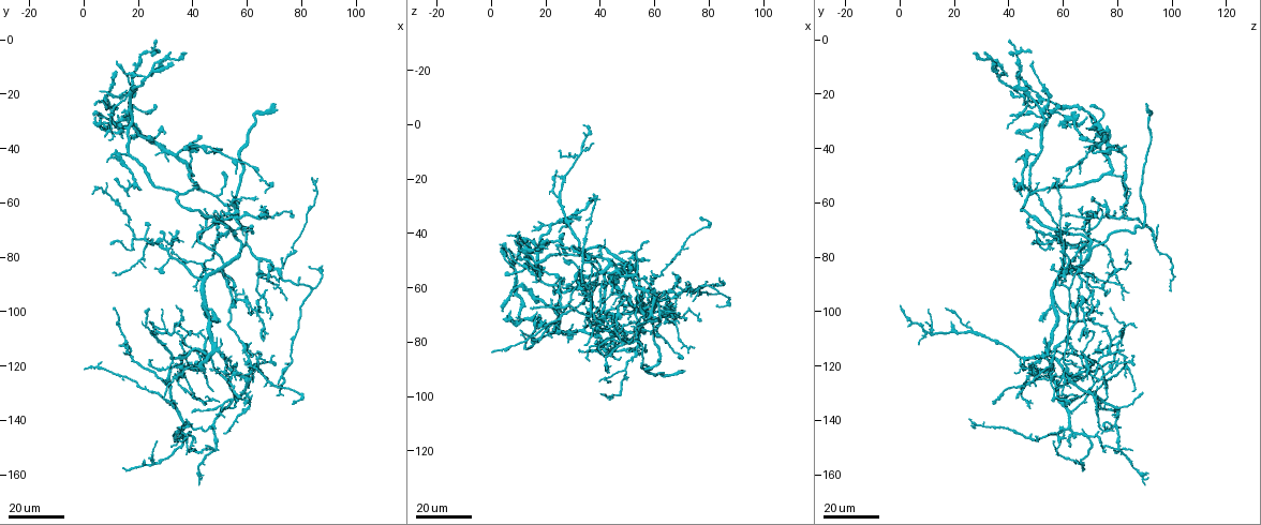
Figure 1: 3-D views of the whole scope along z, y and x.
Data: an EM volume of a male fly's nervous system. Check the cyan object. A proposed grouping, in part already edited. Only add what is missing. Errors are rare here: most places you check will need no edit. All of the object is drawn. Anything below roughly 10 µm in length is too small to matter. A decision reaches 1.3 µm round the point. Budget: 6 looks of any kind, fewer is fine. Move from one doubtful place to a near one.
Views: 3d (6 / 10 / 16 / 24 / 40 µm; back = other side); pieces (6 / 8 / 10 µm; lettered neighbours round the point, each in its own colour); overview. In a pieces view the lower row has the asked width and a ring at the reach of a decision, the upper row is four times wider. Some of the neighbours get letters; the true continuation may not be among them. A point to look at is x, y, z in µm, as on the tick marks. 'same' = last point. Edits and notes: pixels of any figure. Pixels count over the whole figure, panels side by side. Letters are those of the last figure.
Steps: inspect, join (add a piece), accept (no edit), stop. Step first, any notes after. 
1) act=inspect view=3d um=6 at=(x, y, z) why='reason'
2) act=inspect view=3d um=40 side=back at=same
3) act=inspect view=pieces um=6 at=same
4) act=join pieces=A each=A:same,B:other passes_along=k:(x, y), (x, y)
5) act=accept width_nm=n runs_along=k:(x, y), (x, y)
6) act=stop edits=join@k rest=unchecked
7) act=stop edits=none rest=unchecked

act=inspect view=3d um=16 at=(66, 57, 54) why='an open end'

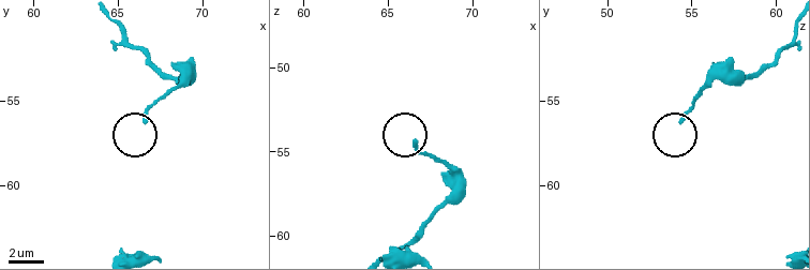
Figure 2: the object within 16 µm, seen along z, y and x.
act=inspect view=pieces um=10 at=(66.5, 56.2, 54.5)

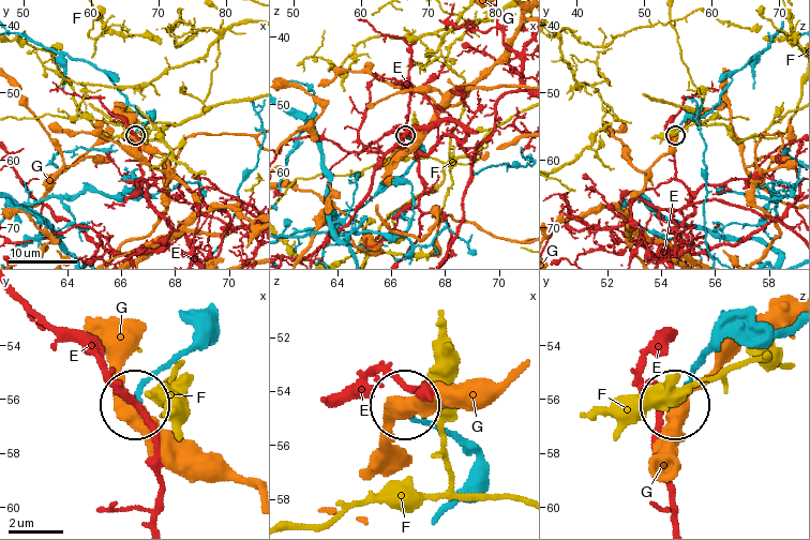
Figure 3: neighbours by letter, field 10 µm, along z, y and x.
act=accept each=E:other,F:other,G:other found='none of them fits'

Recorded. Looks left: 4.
act=inspect view=3d um=24 at=(51, 40, 80) why='branch stops here'

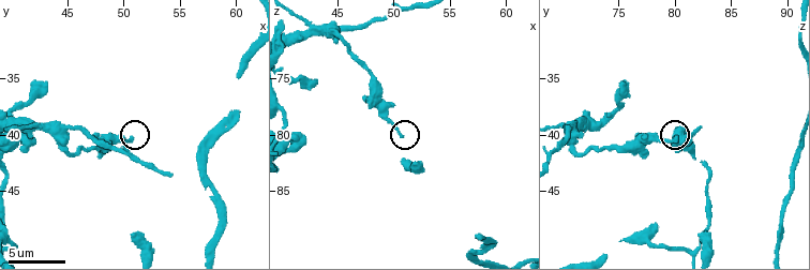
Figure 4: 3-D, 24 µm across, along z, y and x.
act=inspect view=pieces um=6 at=(50.6, 40.2, 80.2)

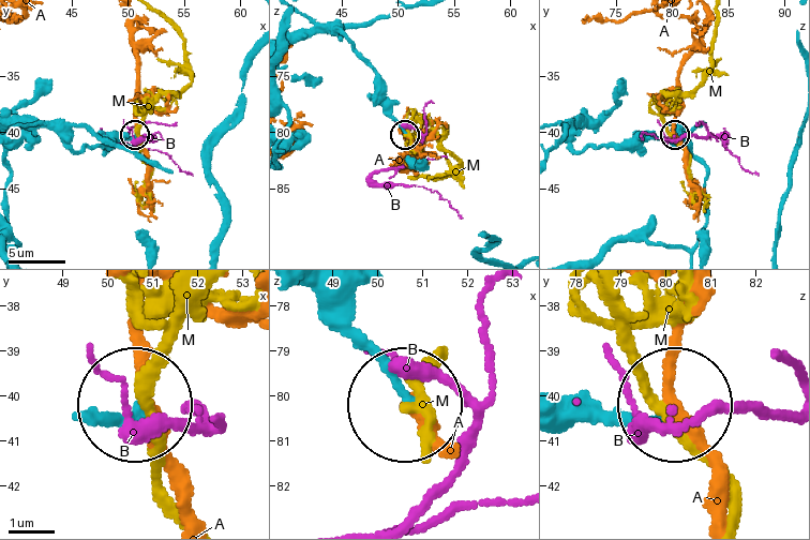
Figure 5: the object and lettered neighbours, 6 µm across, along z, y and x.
act=accept width_nm=220 each=A:other,B:other,M:other found='no lettered piece goes on from it'

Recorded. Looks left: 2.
act=inspect view=3d um=16 at=(57, 132, 43)

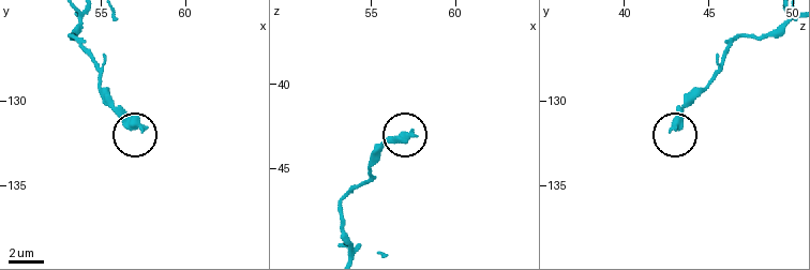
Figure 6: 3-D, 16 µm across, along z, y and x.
act=inspect view=pieces um=8 at=(57.5, 131.8, 42.9) why='what lies round it'

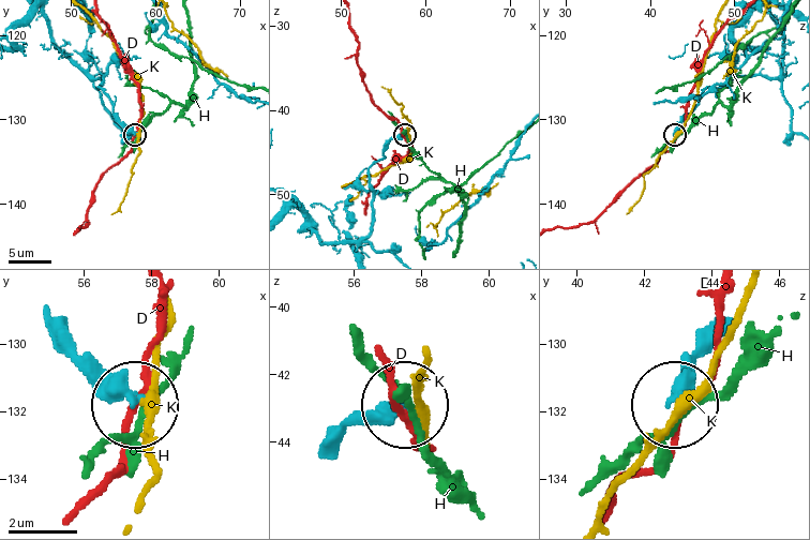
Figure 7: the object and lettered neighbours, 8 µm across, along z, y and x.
act=accept each=D:other,H:other,K:other runs_along=7:(47, 315), (131, 399) found='no lettered piece goes on from it'

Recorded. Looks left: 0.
act=stop edits=none rest=unchecked

